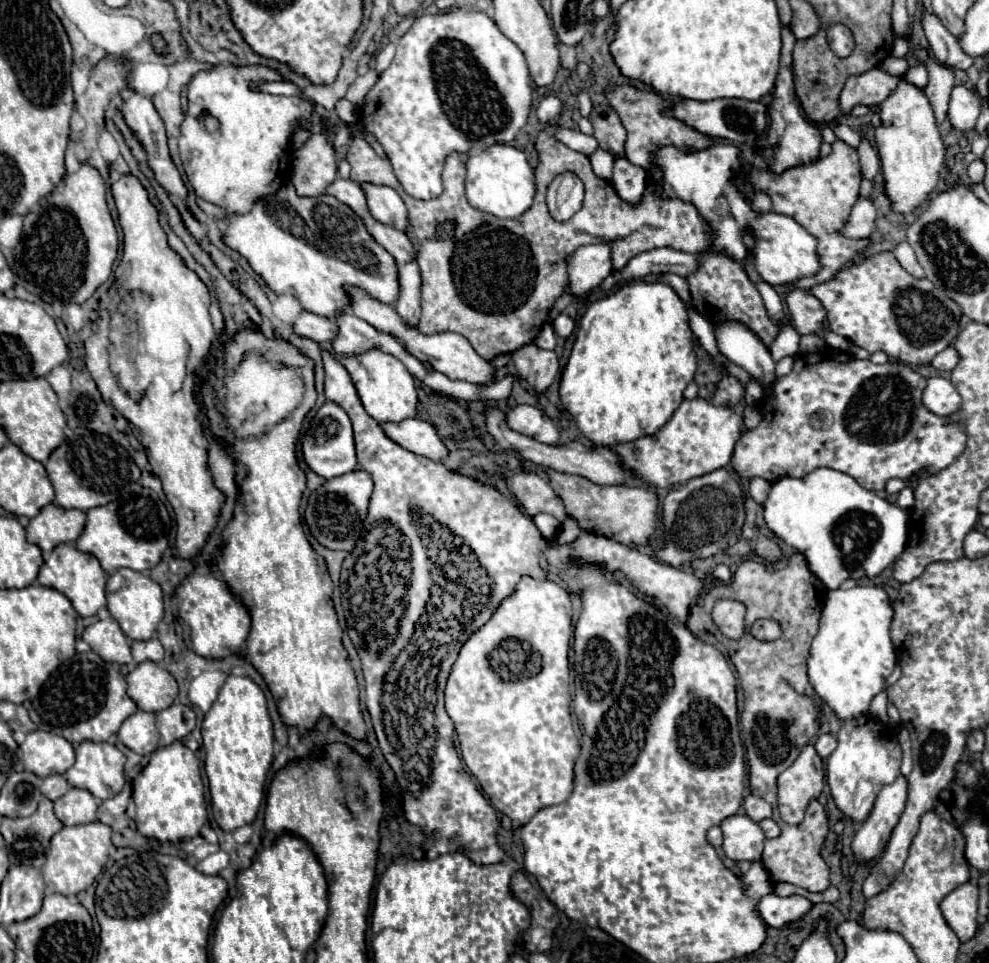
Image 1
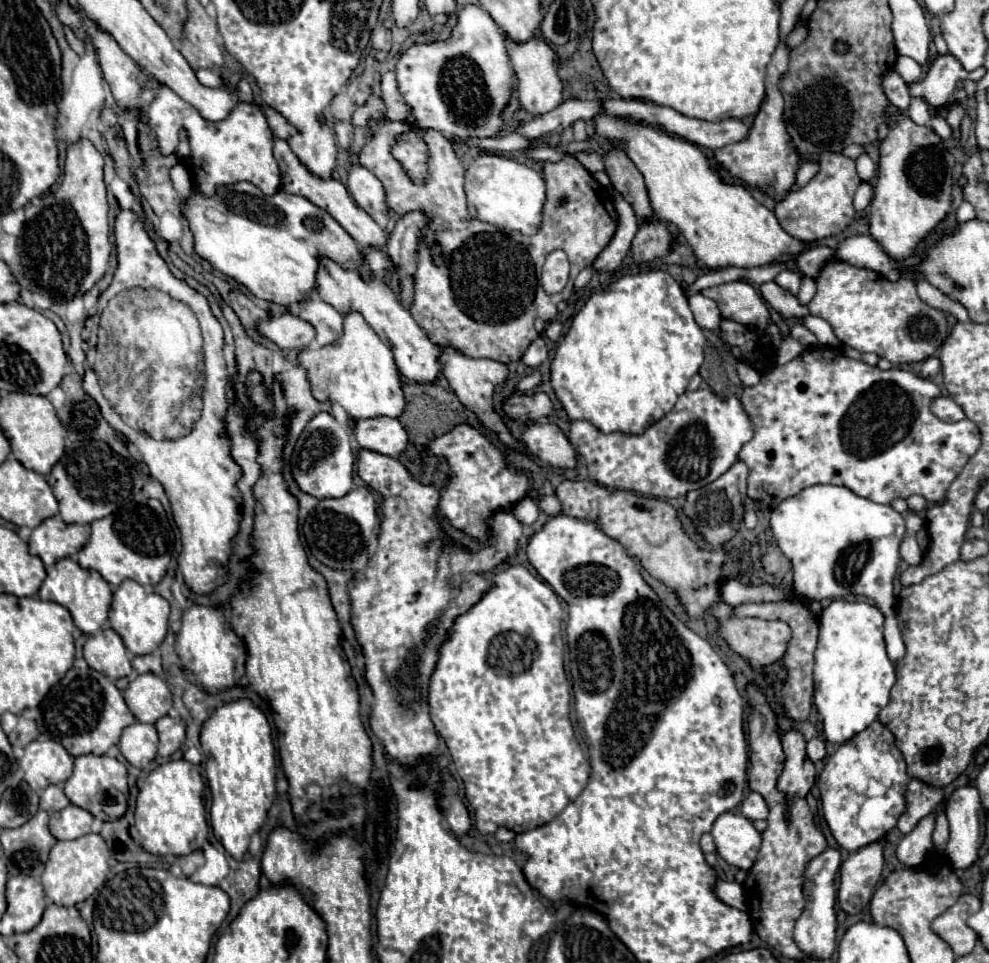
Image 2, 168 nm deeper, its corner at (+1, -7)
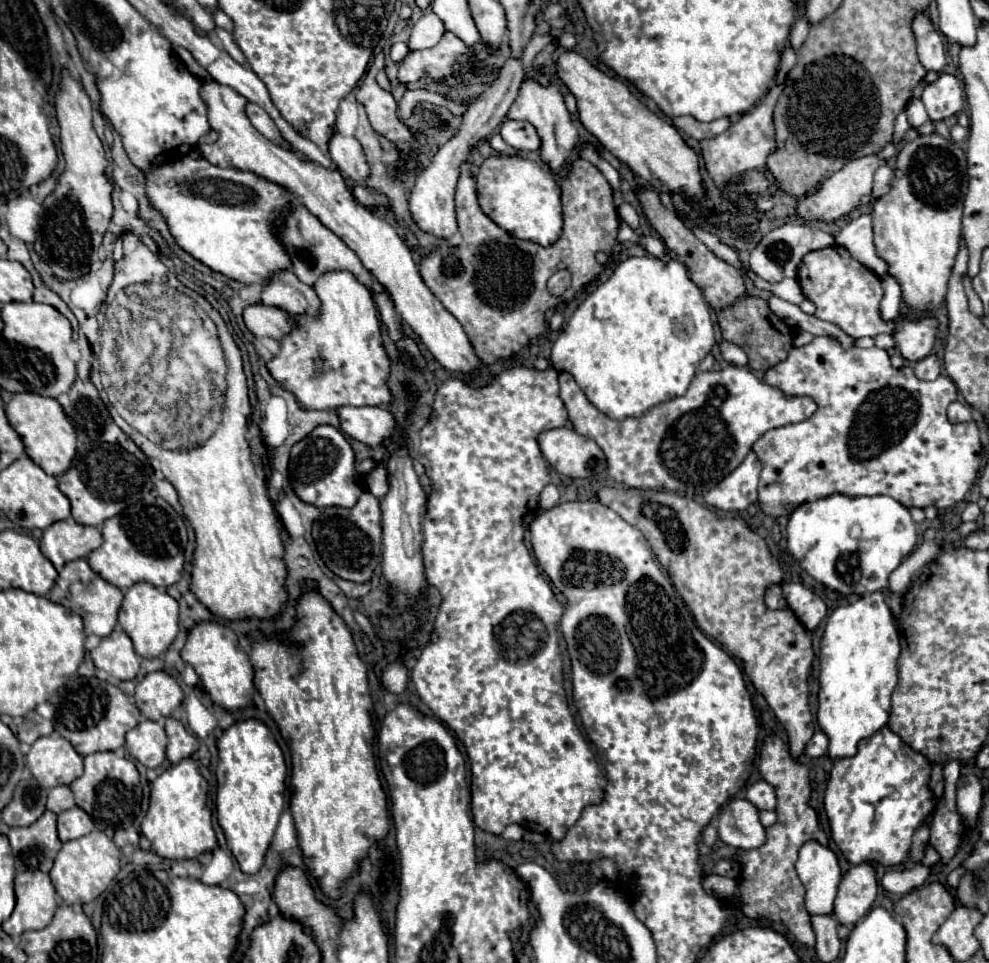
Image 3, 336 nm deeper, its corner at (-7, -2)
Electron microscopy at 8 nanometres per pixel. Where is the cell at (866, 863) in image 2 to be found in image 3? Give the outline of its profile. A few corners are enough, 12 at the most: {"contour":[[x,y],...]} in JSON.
{"contour":[[870,864],[850,866],[834,900],[834,918],[854,926],[876,898]]}

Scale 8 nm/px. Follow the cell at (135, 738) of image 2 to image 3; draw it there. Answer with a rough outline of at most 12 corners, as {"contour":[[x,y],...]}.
{"contour":[[142,720],[124,748],[146,768],[166,758],[162,722]]}

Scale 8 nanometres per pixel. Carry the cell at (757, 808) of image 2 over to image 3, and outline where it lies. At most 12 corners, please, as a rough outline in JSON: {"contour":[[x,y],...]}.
{"contour":[[764,780],[748,786],[748,798],[758,810],[776,808],[774,788]]}

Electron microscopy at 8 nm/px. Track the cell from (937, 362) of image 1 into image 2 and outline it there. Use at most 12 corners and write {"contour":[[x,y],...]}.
{"contour":[[938,357],[926,359],[922,377],[932,377],[942,369]]}

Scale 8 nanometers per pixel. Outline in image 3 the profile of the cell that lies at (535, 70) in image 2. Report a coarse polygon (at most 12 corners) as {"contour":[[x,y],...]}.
{"contour":[[522,82],[508,120],[528,120],[552,172],[580,138],[556,84]]}

